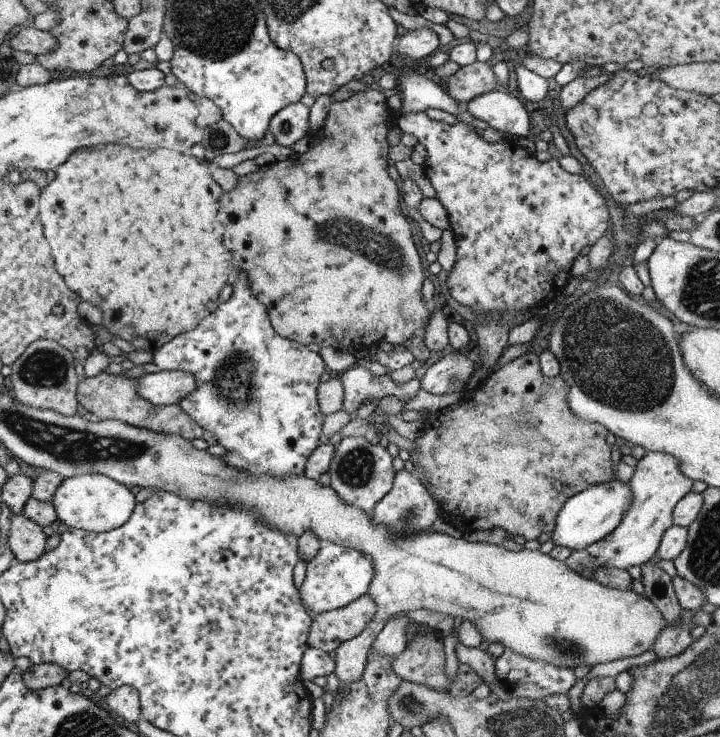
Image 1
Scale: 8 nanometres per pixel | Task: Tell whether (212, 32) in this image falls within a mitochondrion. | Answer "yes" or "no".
yes

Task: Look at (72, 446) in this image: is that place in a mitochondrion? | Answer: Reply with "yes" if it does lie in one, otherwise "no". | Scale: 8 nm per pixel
yes

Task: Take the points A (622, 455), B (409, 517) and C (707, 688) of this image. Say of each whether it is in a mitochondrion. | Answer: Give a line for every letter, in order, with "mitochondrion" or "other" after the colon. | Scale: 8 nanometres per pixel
A: other
B: mitochondrion
C: mitochondrion

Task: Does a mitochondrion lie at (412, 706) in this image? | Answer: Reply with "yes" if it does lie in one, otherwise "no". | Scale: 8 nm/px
yes

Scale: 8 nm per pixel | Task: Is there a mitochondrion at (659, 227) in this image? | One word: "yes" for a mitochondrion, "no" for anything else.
no

